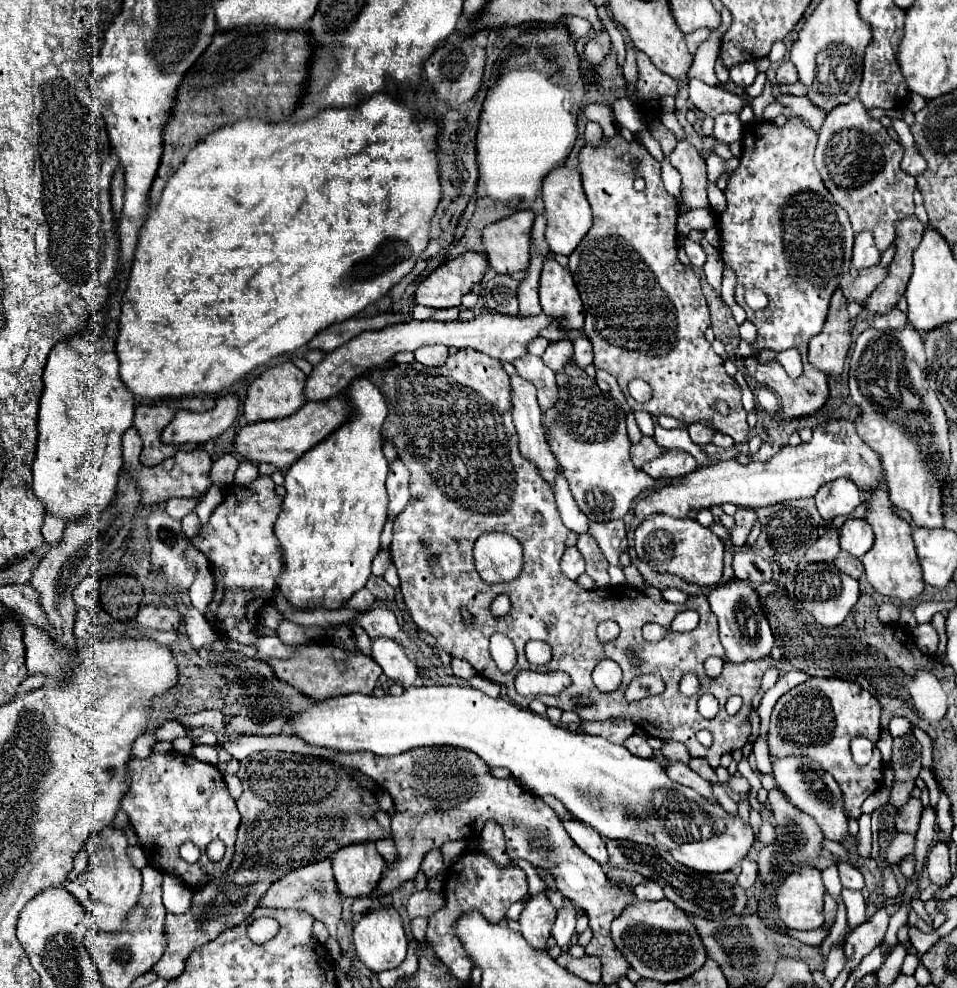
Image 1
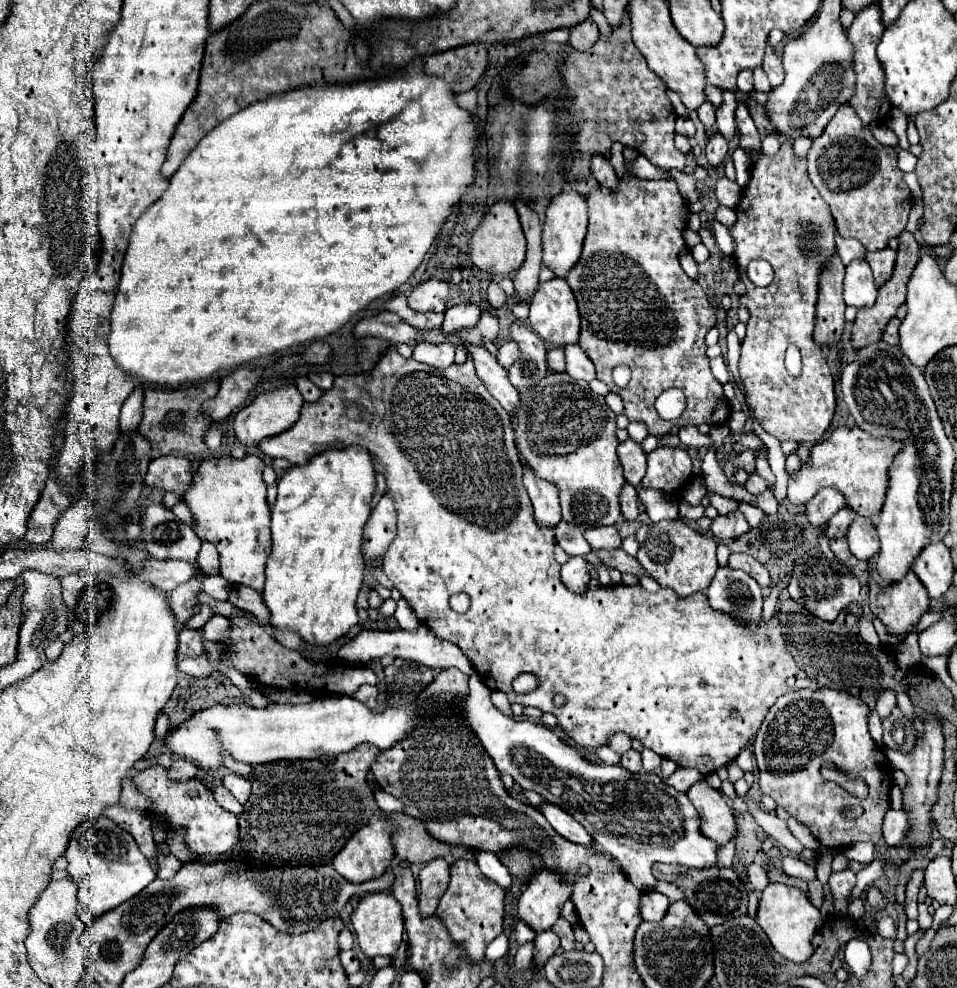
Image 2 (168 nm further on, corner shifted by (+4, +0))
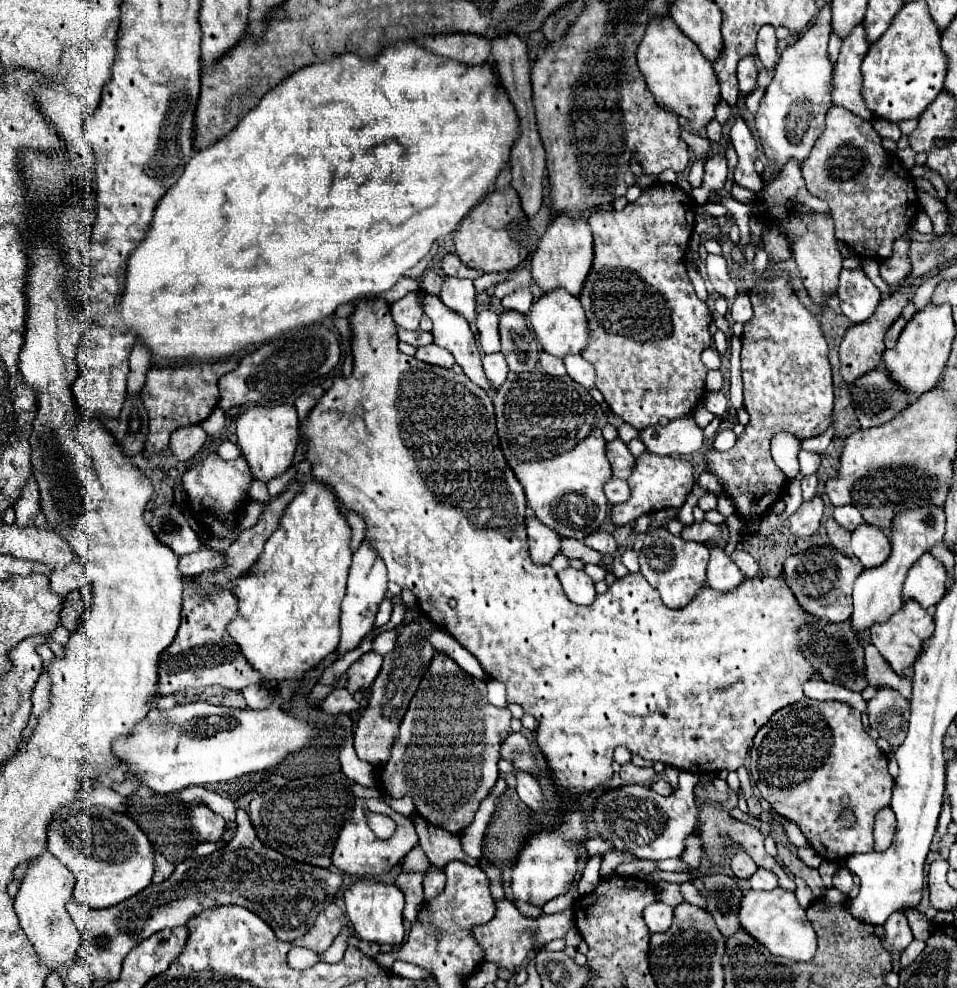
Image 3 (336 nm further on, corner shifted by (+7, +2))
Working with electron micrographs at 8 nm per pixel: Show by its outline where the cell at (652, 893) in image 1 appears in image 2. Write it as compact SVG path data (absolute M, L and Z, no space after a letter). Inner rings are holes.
M643 891L639 903L641 903L641 917L645 921L659 921L669 907L669 899L659 891Z

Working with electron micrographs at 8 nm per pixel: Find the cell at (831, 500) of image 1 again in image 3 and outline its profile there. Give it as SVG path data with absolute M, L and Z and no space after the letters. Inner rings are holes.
M818 495L810 501L804 501L798 507L798 511L790 517L790 531L796 537L810 537L820 527L822 511L824 511L824 503Z

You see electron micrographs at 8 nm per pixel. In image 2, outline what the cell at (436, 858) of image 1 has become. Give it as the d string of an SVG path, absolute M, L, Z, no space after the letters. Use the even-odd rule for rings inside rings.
M445 859L429 861L419 871L419 913L429 917L435 913L441 895L449 885L449 863Z

